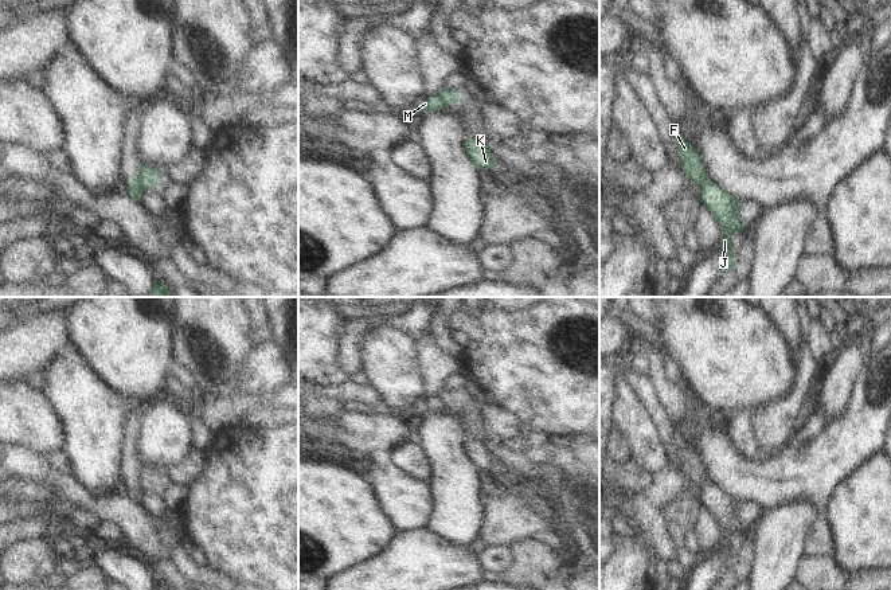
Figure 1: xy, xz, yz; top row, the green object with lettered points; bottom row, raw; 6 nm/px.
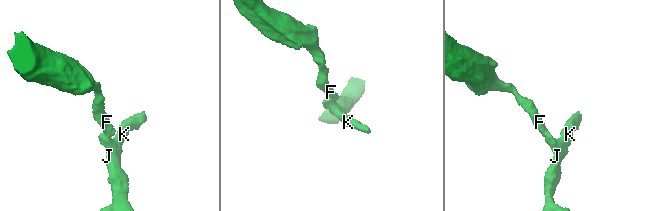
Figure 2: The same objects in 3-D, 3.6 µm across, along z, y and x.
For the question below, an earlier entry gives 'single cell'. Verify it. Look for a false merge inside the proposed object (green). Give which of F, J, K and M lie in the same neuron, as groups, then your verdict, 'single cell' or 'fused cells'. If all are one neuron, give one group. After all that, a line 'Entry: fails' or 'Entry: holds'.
F / J K M; fused cells
Entry: fails

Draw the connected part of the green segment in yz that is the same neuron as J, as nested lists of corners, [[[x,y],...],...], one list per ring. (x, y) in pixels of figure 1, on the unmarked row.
[[[708,477],[702,484],[699,493],[702,496],[702,504],[714,513],[723,535],[719,546],[724,555],[724,563],[719,577],[722,578],[726,571],[734,570],[736,560],[731,547],[731,536],[736,532],[743,532],[743,525],[736,513],[739,500],[722,492]]]

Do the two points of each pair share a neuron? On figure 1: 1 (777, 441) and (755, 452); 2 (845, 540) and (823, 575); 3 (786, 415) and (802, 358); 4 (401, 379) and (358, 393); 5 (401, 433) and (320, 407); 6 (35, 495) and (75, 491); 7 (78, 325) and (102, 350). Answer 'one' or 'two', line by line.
1: two
2: two
3: one
4: two
5: two
6: two
7: one

